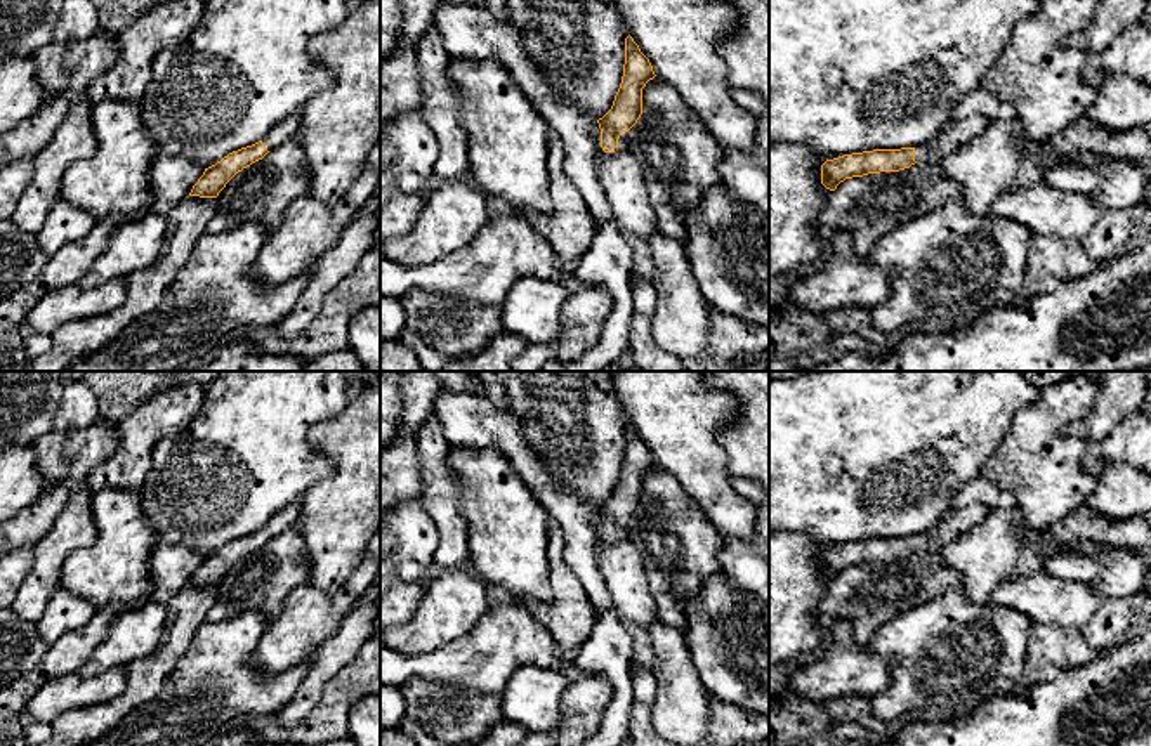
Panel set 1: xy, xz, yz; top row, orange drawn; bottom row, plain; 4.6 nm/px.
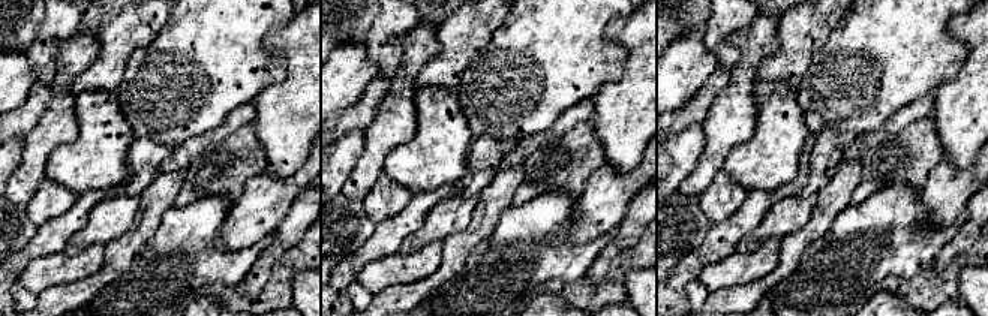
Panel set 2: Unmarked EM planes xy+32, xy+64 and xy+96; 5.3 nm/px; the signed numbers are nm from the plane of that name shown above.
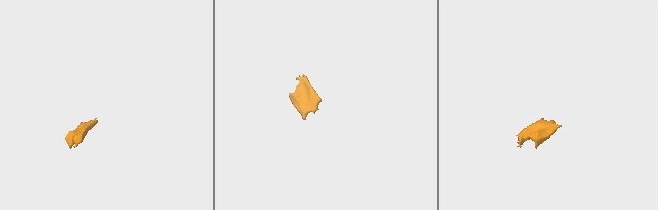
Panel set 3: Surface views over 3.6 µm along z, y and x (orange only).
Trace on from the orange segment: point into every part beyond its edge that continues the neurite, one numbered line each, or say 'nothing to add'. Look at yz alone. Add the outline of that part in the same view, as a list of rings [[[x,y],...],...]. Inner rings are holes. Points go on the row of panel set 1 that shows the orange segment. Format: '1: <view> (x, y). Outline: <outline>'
1: yz (955, 132). Outline: [[[972,115],[962,120],[948,120],[941,132],[931,141],[915,146],[917,163],[941,161],[962,144],[977,137],[988,128],[988,120],[983,115]]]

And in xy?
1: xy (283, 130). Outline: [[[300,113],[286,116],[269,130],[269,134],[262,139],[262,144],[267,147],[267,151],[273,151],[274,147],[295,137],[300,130],[300,123]]]

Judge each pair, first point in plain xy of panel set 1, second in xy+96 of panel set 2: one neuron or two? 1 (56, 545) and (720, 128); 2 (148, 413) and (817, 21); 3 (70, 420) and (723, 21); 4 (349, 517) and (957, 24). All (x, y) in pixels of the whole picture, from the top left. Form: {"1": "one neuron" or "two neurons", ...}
{"1": "one neuron", "2": "one neuron", "3": "one neuron", "4": "one neuron"}

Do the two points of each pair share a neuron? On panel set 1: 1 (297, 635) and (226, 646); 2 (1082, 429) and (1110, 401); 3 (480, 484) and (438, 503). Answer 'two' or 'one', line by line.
1: two
2: one
3: two

